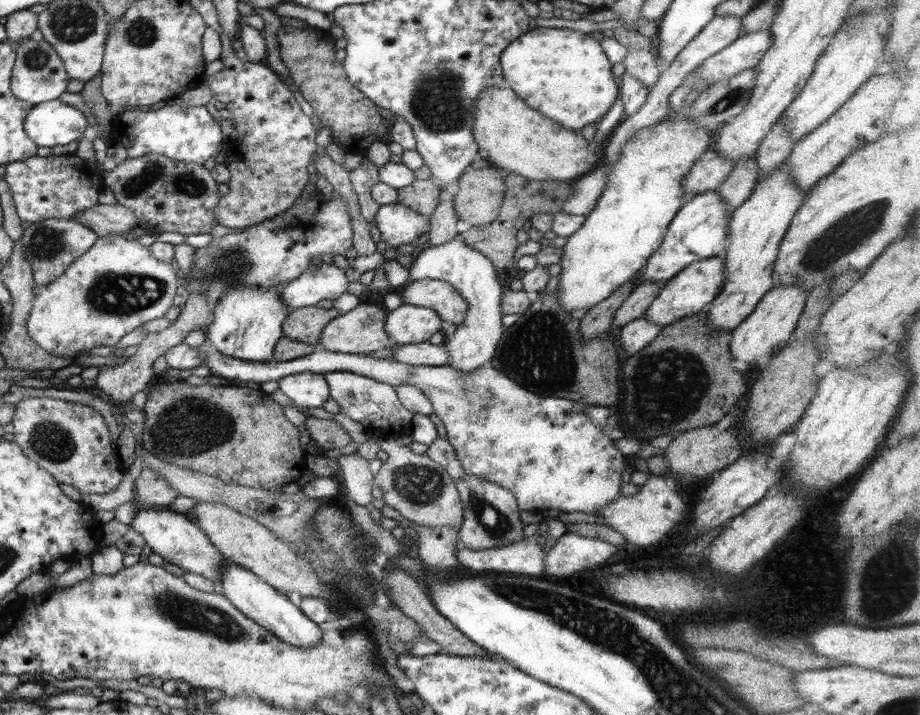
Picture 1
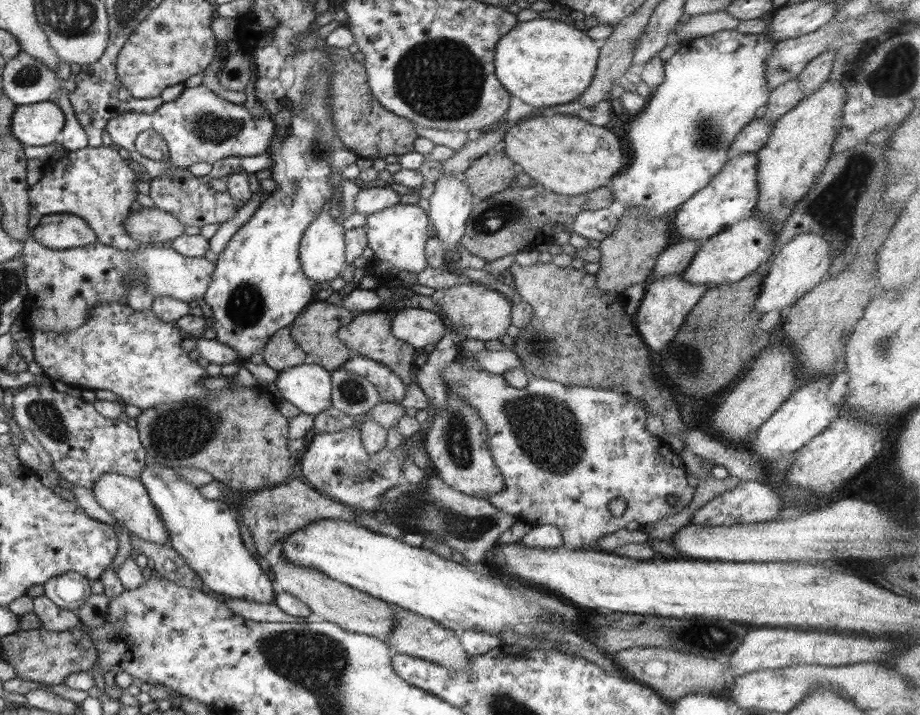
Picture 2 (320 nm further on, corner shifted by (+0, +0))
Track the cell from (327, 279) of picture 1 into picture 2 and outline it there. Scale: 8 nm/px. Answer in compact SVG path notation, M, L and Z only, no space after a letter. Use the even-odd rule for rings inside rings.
M326 202L322 206L319 216L311 222L308 229L304 232L301 244L299 246L299 257L302 270L305 275L311 280L312 284L321 284L324 280L334 280L341 276L341 272L347 266L345 261L345 246L343 224L338 224L336 218L330 215L330 208L334 203Z

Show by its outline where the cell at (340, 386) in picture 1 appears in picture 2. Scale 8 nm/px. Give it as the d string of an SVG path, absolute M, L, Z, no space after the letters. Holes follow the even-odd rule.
M362 355L350 357L348 362L342 366L342 370L354 372L354 374L370 380L378 389L382 401L398 404L405 397L407 384L390 369L380 361L370 360Z

